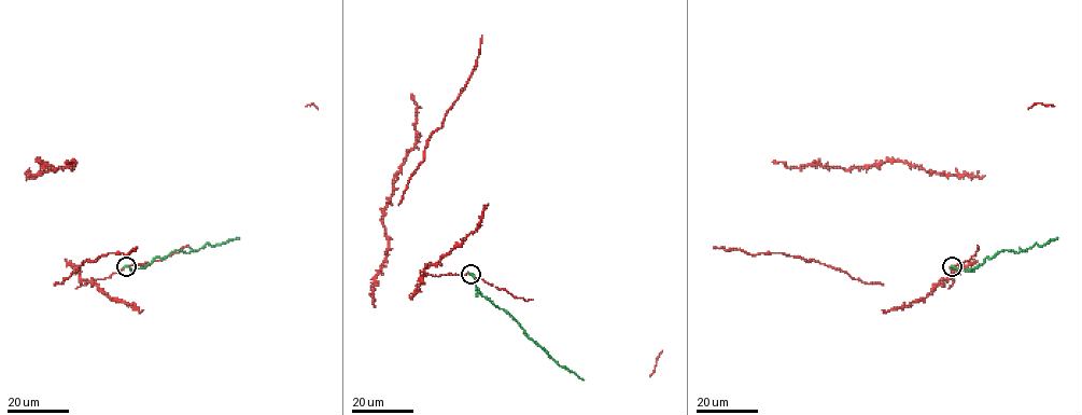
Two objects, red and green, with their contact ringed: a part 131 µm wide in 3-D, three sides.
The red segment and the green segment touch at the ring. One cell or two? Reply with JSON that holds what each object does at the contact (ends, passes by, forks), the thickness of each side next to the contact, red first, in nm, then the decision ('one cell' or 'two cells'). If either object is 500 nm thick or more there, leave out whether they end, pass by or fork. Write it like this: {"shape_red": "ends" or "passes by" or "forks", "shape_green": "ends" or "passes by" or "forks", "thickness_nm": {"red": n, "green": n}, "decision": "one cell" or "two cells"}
{"shape_red": "passes by", "shape_green": "ends", "thickness_nm": {"red": 190, "green": 320}, "decision": "two cells"}

